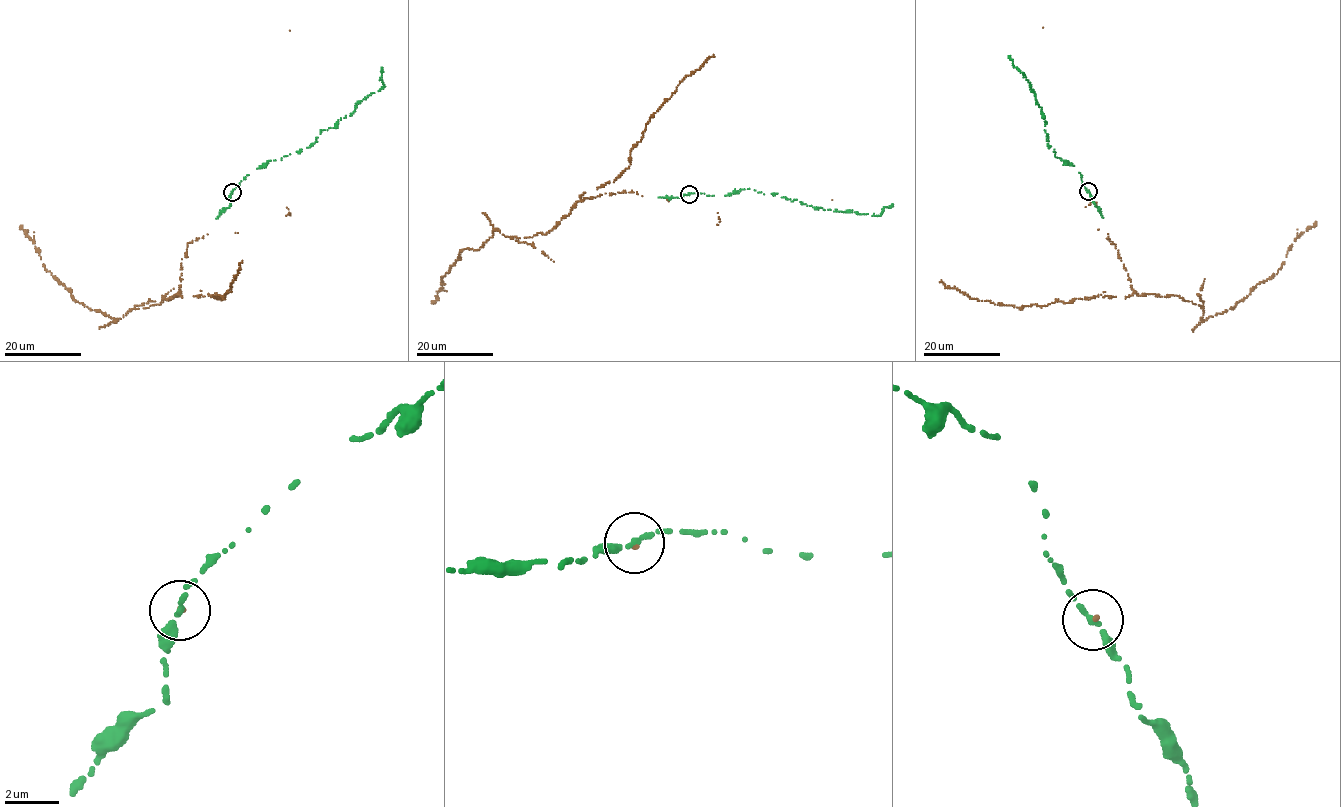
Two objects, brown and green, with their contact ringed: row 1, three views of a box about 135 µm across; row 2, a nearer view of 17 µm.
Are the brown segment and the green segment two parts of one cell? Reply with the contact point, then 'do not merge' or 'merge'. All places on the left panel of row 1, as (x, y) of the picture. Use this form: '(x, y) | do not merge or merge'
(232, 192) | merge

